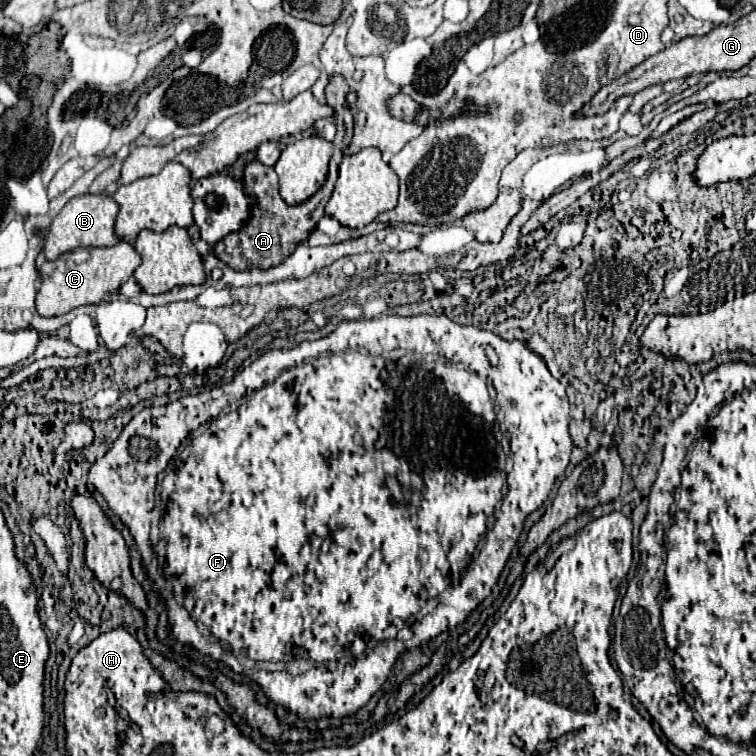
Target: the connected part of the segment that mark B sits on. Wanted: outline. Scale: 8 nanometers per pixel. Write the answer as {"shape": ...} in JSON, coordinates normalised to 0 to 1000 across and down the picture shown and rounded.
{"shape":[[[104,258],[89,266],[89,271],[81,276],[81,282],[70,290],[62,316],[60,316],[60,343],[70,345],[83,335],[91,335],[102,327],[147,327],[155,324],[160,316],[152,308],[152,290],[157,282],[157,271],[144,258]]]}

